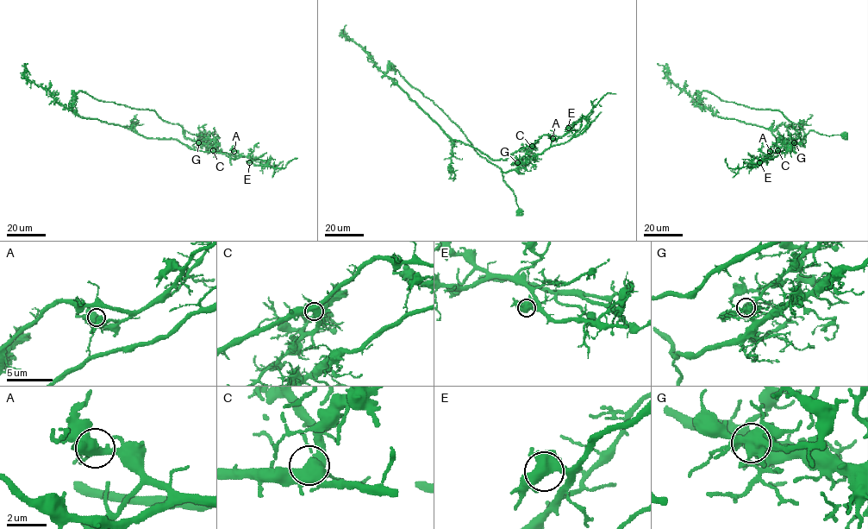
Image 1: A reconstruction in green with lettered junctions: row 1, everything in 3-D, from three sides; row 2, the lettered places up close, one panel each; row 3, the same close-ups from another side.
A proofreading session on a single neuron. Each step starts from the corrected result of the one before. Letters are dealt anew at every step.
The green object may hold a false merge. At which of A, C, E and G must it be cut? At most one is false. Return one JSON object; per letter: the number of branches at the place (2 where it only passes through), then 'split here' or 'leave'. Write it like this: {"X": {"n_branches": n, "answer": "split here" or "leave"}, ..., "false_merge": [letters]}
{"A": {"n_branches": 6, "answer": "leave"}, "C": {"n_branches": 6, "answer": "leave"}, "E": {"n_branches": 6, "answer": "leave"}, "G": {"n_branches": 8, "answer": "split here"}, "false_merge": ["G"]}

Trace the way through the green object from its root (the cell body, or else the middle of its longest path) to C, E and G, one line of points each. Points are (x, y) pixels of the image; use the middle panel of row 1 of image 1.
C: (518, 213), (514, 192), (502, 174), (514, 170), (518, 161), (532, 149), (532, 146)
E: (518, 213), (514, 192), (502, 173), (514, 170), (541, 136), (562, 136), (568, 128)
G: (518, 213), (514, 192), (502, 174), (514, 170), (517, 162)

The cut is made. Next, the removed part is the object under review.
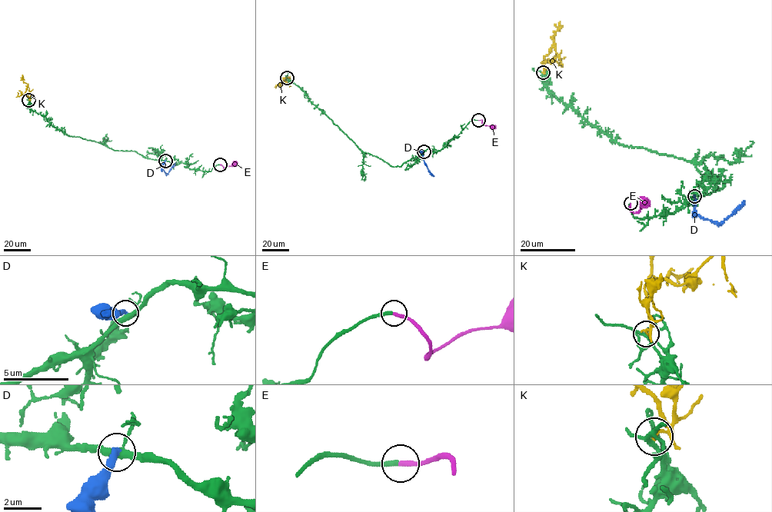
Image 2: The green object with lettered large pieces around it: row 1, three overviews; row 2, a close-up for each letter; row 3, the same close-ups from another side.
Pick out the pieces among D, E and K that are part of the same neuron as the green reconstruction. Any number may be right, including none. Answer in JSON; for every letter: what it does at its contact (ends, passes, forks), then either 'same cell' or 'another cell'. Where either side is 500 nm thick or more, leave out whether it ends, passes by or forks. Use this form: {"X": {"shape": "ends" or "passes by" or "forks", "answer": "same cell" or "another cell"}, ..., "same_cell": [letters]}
{"D": {"shape": "ends", "answer": "another cell"}, "E": {"shape": "ends", "answer": "same cell"}, "K": {"shape": "passes by", "answer": "another cell"}, "same_cell": ["E"]}

